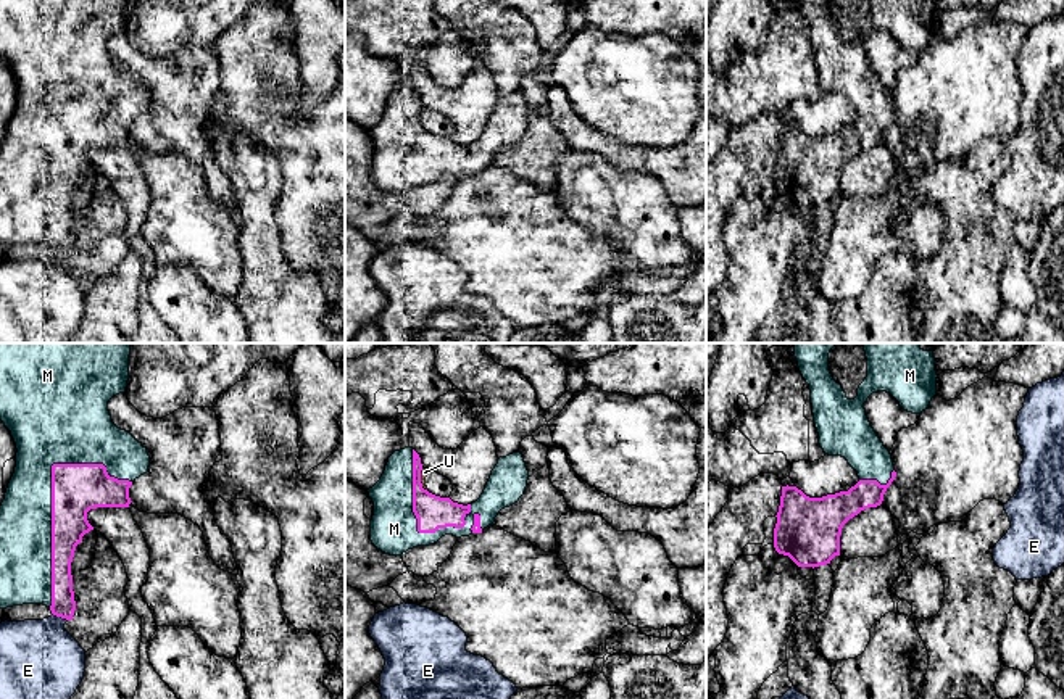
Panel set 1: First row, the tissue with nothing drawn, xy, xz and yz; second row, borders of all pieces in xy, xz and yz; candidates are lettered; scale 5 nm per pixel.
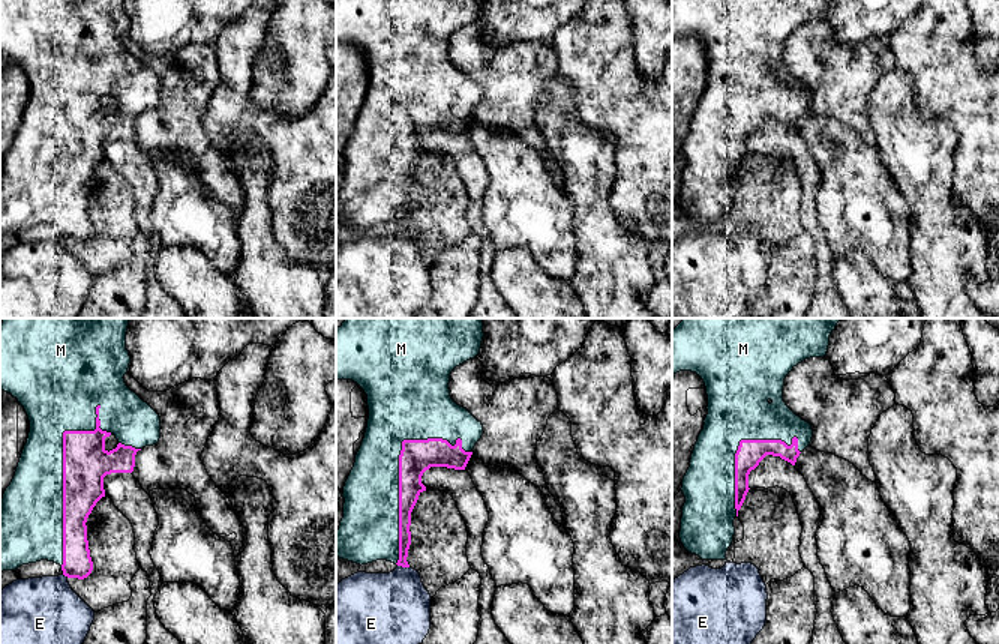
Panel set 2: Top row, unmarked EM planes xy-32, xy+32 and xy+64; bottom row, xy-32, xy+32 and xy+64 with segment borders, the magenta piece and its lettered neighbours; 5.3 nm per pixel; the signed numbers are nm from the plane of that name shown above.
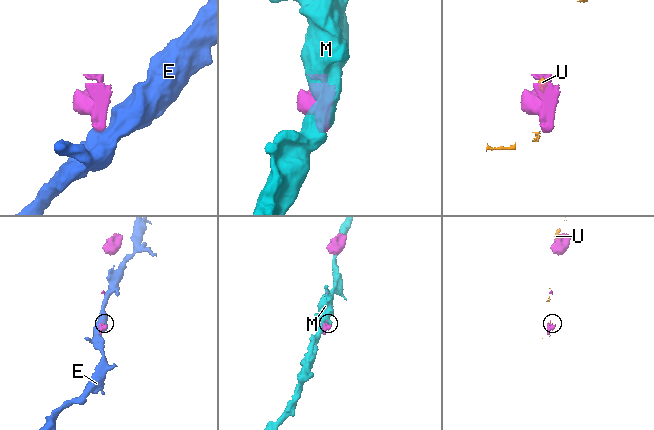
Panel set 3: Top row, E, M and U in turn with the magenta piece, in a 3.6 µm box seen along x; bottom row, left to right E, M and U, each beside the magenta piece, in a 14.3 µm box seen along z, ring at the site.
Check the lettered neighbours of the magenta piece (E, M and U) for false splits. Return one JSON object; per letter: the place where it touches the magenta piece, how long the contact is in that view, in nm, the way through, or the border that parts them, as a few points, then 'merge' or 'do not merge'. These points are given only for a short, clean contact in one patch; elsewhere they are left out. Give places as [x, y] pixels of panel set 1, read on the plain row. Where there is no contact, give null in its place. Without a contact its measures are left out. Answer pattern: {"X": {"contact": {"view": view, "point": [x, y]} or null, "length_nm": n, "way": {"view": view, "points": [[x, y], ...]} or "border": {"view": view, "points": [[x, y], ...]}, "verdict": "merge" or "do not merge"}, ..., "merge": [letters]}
{"E": {"contact": {"view": "xy", "point": [60, 255]}, "length_nm": 80, "verdict": "do not merge"}, "M": {"contact": {"view": "xy", "point": [52, 152]}, "length_nm": 750, "verdict": "merge"}, "U": {"contact": {"view": "xz", "point": [419, 119]}, "length_nm": 130, "verdict": "do not merge"}, "merge": ["M"]}

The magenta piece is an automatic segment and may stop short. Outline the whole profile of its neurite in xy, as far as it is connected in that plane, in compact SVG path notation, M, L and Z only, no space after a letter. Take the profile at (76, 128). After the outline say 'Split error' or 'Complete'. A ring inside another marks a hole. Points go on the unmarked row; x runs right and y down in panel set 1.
M0 0L0 60L16 82L16 106L0 145L0 248L44 243L73 259L71 201L82 176L94 169L87 151L129 147L129 127L148 111L148 89L111 61L108 40L126 31L129 0Z. Split error

